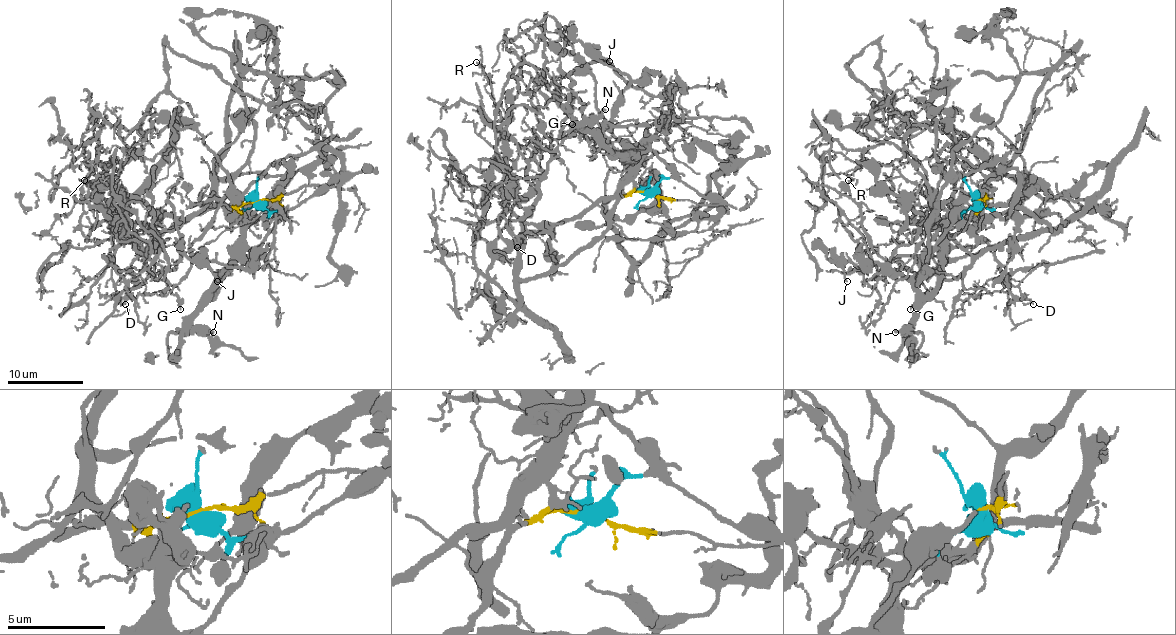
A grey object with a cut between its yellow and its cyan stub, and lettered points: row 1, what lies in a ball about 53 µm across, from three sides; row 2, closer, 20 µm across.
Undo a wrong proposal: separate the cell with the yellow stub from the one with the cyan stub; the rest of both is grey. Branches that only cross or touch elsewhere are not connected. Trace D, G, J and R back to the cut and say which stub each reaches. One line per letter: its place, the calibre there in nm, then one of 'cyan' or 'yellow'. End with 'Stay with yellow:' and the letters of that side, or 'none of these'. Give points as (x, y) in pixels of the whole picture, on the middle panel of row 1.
D: place (517, 247); calibre 140 nm; yellow
G: place (572, 124); calibre 160 nm; yellow
J: place (609, 61); calibre 150 nm; cyan
R: place (476, 62); calibre 110 nm; yellow
Stay with yellow: D, G, R

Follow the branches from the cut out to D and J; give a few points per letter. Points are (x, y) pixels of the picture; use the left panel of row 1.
D: (257, 202), (210, 205), (157, 232), (145, 224), (126, 226), (128, 238), (111, 266), (115, 293), (125, 304)
J: (256, 202), (280, 219), (223, 276), (212, 295), (210, 287), (233, 262), (237, 266), (208, 262), (218, 281)

